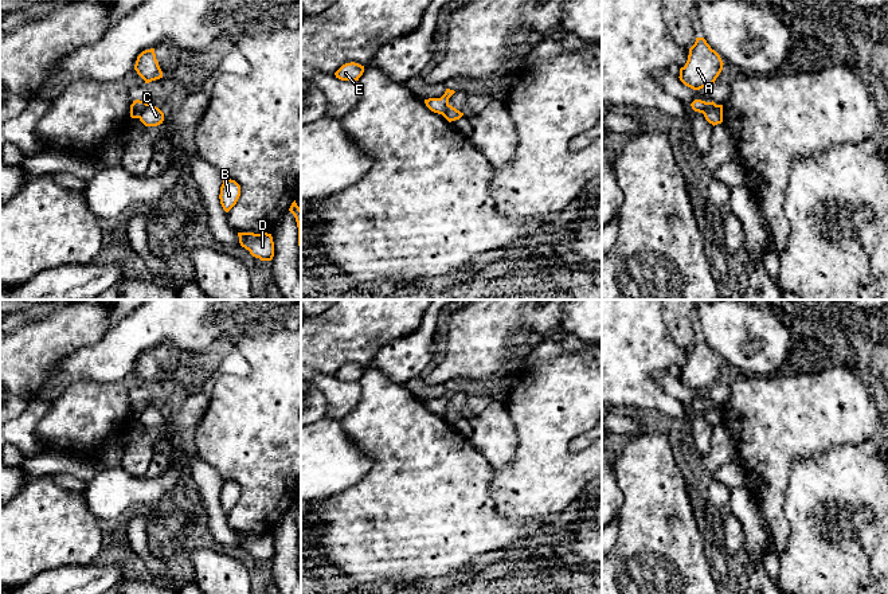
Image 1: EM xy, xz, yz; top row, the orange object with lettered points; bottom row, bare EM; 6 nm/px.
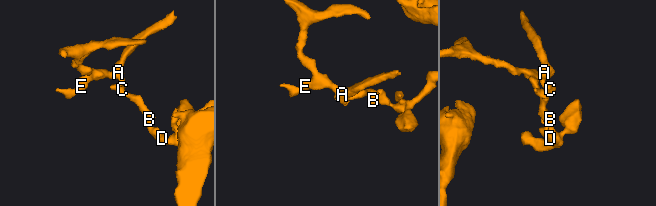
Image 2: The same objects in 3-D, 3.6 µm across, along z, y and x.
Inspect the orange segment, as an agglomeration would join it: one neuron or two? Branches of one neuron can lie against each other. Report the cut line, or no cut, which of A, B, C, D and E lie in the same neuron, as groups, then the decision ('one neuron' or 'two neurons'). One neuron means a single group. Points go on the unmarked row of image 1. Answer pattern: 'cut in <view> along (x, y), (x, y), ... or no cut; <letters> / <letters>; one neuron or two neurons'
cut in xy along (147, 405), (137, 418); A E / B C D; two neurons

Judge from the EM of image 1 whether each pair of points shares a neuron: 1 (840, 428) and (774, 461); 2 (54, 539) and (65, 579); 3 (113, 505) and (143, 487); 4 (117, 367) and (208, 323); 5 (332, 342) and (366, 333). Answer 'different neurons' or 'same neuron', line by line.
1: same neuron
2: different neurons
3: same neuron
4: same neuron
5: same neuron

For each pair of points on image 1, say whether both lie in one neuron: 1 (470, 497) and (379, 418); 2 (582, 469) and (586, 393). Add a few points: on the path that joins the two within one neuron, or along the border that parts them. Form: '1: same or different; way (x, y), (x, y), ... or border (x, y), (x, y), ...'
1: same; way (448, 477), (442, 477), (402, 437)
2: same; way (564, 450), (564, 414), (567, 411)

